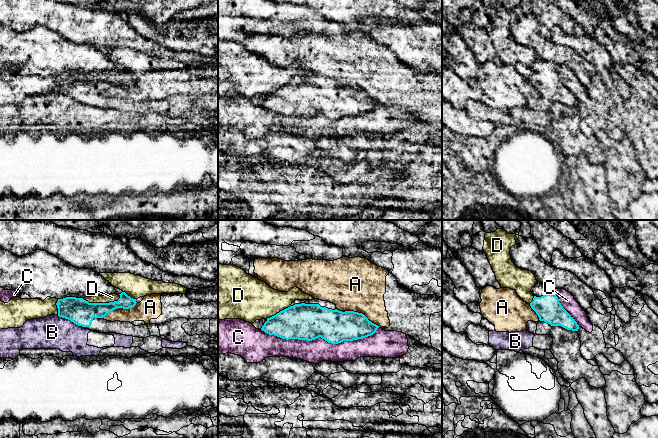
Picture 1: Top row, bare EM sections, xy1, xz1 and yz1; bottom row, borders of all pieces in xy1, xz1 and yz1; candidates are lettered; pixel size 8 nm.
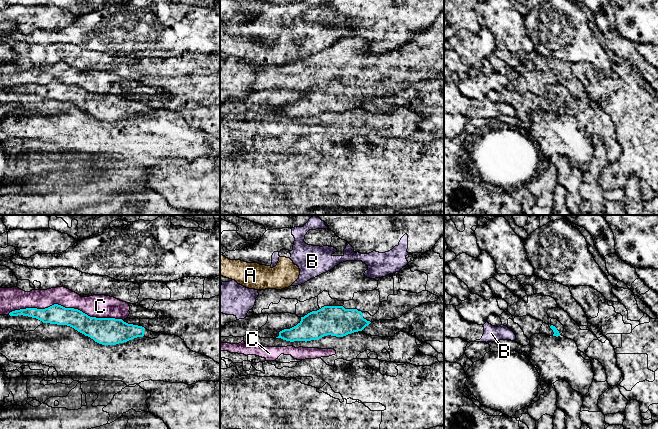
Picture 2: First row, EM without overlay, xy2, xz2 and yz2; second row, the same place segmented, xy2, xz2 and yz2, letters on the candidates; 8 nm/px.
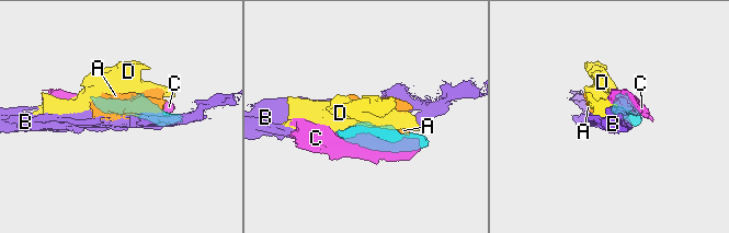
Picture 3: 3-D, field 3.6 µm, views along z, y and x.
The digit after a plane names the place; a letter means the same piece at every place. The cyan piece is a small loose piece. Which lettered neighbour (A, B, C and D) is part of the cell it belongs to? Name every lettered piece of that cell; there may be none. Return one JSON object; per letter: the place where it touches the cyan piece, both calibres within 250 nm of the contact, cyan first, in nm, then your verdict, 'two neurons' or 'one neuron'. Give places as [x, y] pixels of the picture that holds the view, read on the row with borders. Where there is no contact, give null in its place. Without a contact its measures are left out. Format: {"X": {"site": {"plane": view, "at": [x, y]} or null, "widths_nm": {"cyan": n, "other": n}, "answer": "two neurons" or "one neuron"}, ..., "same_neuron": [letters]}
{"A": {"site": {"plane": "xz1", "at": [357, 312]}, "widths_nm": {"cyan": 260, "other": 440}, "answer": "two neurons"}, "B": {"site": {"plane": "xy1", "at": [68, 319]}, "widths_nm": {"cyan": 200, "other": 280}, "answer": "two neurons"}, "C": {"site": {"plane": "xz1", "at": [320, 336]}, "widths_nm": {"cyan": 300, "other": 190}, "answer": "two neurons"}, "D": {"site": {"plane": "xy1", "at": [101, 303]}, "widths_nm": {"cyan": 200, "other": 60}, "answer": "two neurons"}, "same_neuron": []}

